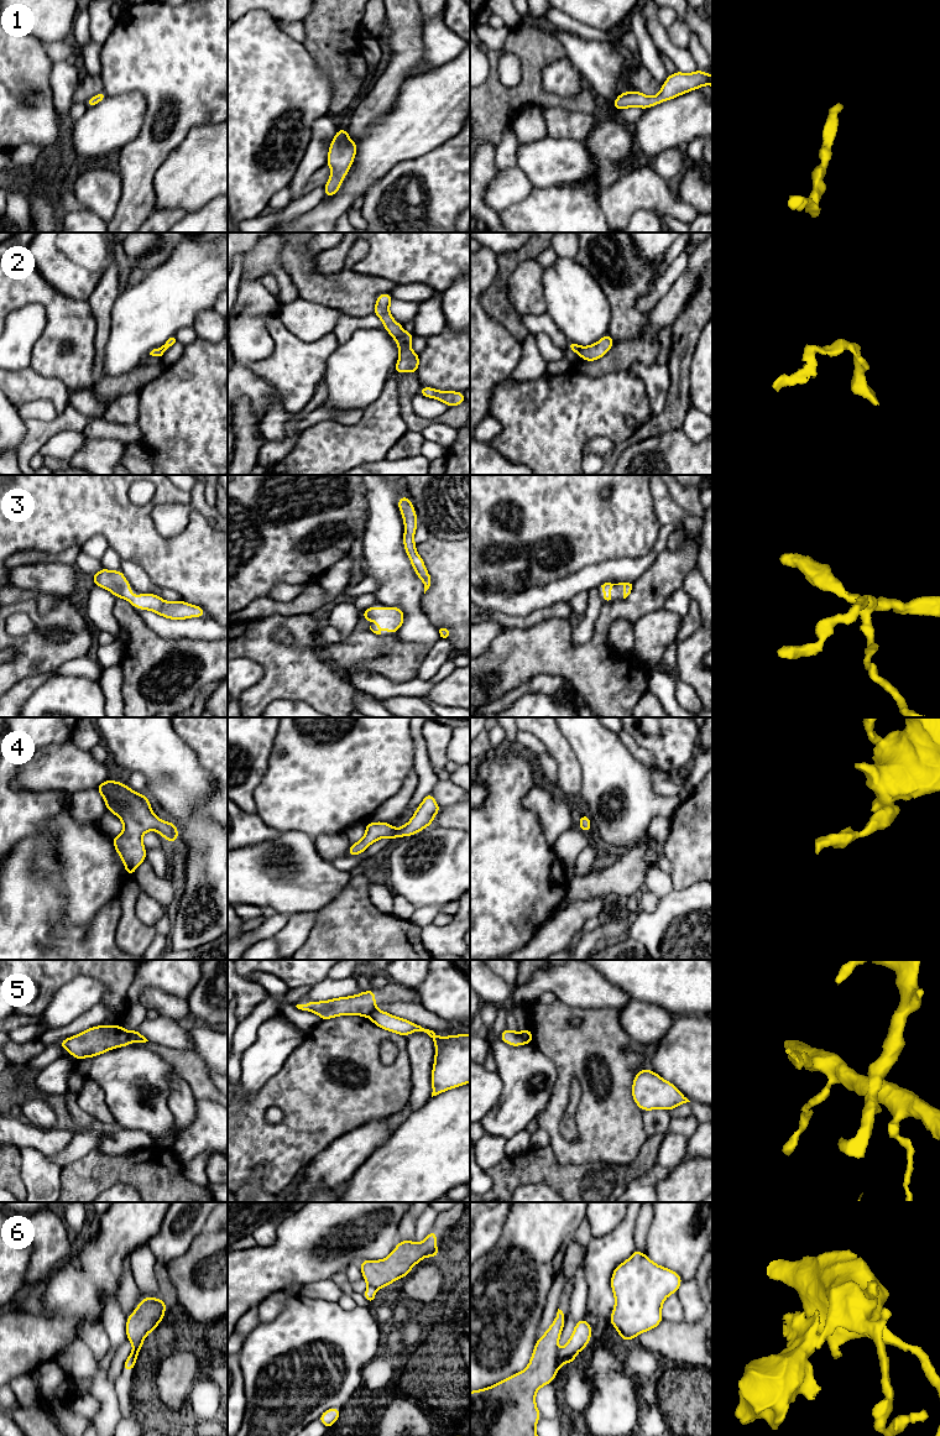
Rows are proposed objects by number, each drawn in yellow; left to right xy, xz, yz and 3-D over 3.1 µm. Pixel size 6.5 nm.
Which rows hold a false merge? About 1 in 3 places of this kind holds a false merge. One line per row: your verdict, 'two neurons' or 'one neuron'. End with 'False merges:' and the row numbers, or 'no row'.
1: one neuron
2: one neuron
3: one neuron
4: one neuron
5: two neurons
6: two neurons
False merges: 5, 6

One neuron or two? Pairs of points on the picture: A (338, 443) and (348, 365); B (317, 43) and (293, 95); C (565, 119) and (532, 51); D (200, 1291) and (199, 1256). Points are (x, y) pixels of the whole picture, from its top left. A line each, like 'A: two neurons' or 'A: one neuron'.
A: two neurons
B: two neurons
C: two neurons
D: one neuron

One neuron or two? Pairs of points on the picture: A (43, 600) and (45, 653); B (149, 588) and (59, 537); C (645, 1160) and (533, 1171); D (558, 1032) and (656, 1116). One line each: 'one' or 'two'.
A: two
B: two
C: one
D: two

